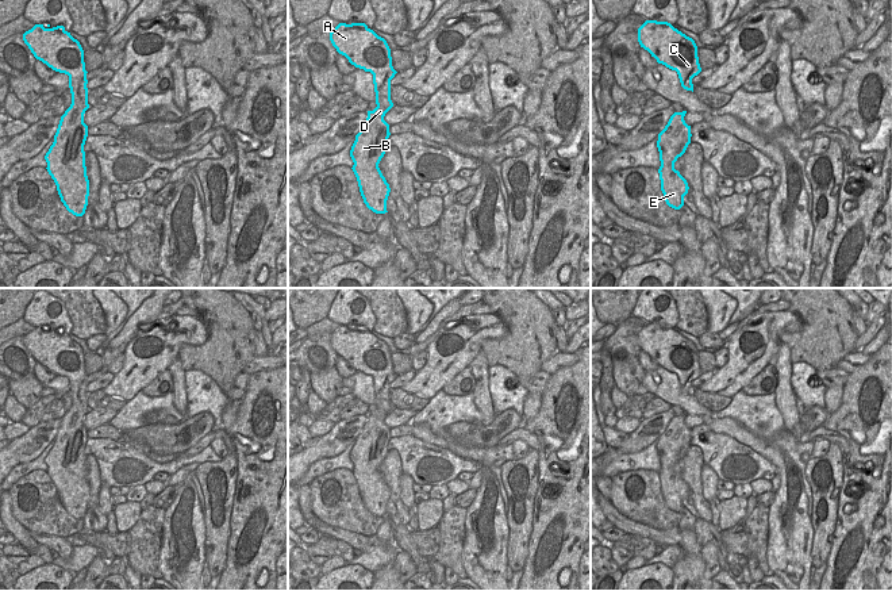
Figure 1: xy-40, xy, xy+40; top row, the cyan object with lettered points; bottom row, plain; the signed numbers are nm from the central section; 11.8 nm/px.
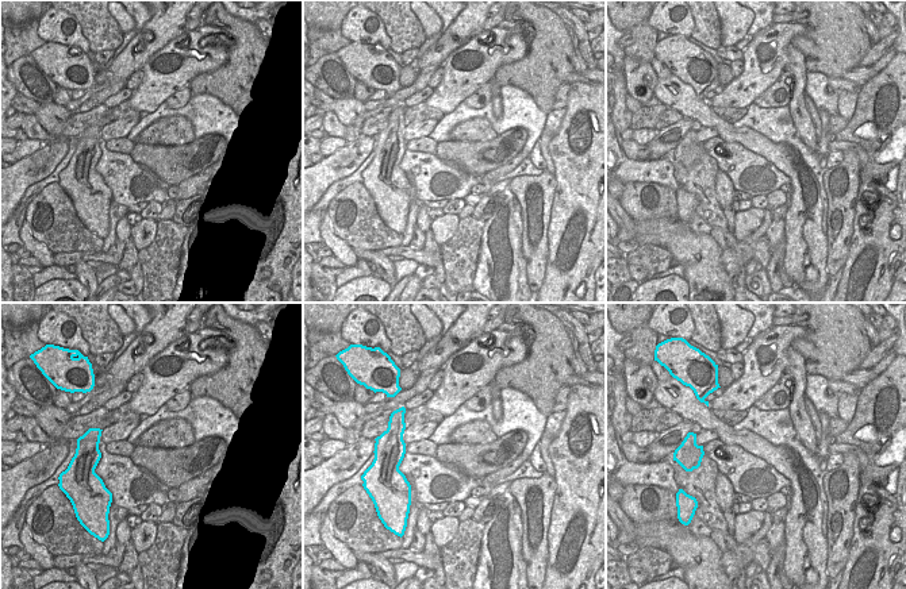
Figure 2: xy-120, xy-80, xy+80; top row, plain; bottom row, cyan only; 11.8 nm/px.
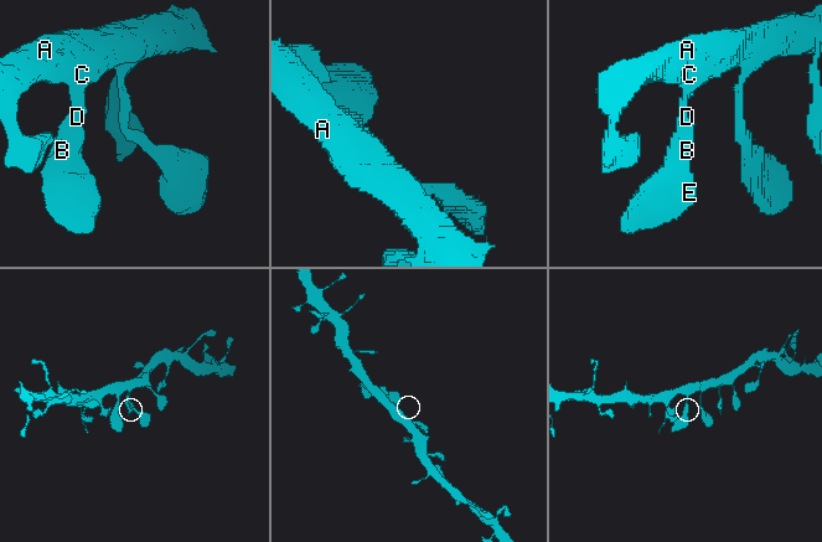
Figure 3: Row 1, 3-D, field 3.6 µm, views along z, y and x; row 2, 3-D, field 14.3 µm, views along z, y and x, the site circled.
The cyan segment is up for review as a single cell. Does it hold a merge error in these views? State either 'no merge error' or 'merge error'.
no merge error

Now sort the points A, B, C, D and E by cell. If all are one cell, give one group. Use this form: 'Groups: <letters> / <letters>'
Groups: A B C D E.

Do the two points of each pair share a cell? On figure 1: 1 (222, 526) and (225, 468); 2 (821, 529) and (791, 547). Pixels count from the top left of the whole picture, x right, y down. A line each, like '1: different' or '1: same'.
1: same
2: different

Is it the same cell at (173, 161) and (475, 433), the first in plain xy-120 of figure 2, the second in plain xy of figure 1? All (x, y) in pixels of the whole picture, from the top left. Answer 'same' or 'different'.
same

